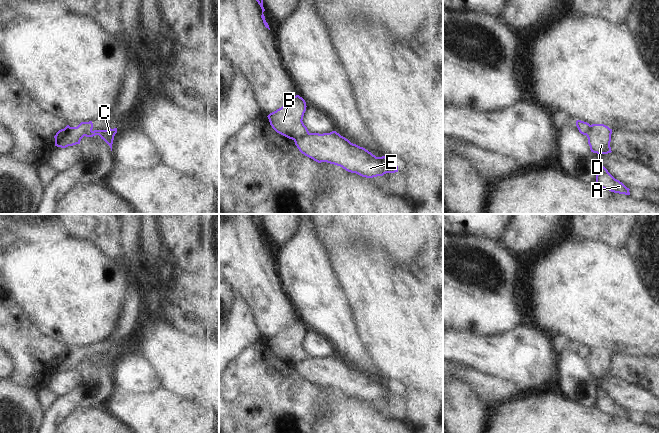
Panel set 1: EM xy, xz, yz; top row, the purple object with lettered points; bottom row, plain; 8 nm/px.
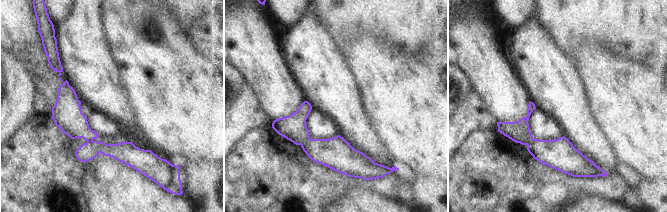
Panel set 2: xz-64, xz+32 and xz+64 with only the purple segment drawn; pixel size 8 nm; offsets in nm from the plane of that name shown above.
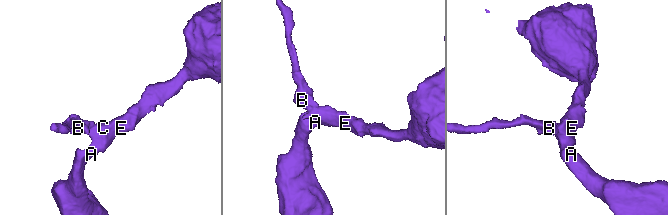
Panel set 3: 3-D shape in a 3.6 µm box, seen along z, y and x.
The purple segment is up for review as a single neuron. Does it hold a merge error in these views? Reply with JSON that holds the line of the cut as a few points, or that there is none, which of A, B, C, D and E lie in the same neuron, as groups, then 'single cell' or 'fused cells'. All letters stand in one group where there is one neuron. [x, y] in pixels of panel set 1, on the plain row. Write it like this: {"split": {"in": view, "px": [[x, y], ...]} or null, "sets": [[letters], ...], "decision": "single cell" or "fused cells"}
{"split": {"in": "xz", "px": [[309, 357], [294, 364]]}, "sets": [["A", "C", "D", "E"], ["B"]], "decision": "fused cells"}

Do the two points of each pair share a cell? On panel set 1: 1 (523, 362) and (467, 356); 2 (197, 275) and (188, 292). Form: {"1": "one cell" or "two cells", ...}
{"1": "one cell", "2": "two cells"}

